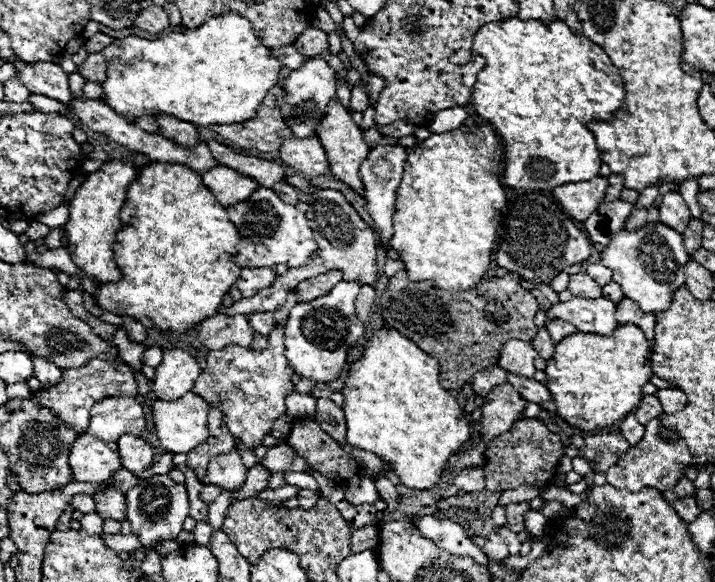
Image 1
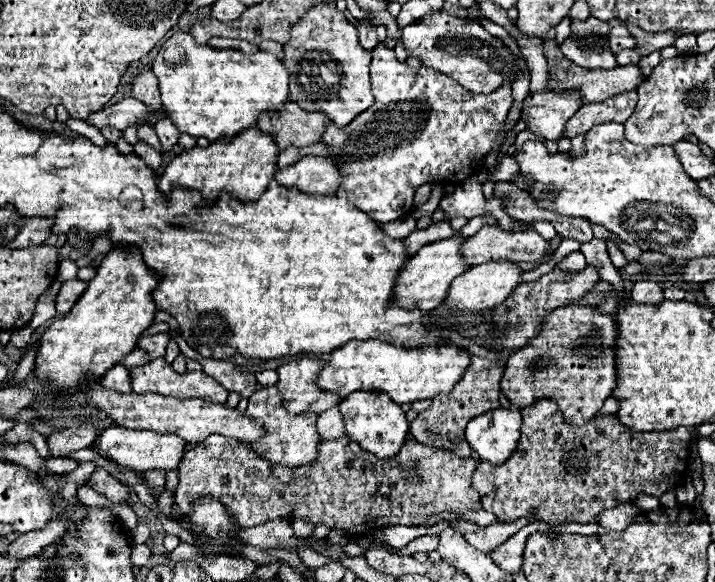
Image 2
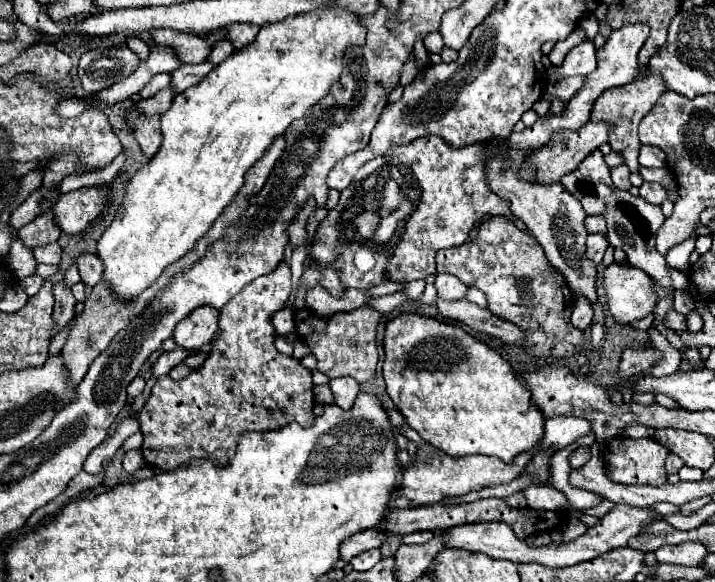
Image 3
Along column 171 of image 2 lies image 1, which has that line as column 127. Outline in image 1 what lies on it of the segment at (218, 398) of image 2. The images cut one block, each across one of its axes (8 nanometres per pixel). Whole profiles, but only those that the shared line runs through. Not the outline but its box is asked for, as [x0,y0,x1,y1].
[32,358,138,434]

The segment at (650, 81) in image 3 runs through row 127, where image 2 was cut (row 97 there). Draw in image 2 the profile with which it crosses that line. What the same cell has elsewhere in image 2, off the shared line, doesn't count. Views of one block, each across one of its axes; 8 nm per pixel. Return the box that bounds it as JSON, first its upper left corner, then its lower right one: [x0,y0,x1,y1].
[564,92,638,138]

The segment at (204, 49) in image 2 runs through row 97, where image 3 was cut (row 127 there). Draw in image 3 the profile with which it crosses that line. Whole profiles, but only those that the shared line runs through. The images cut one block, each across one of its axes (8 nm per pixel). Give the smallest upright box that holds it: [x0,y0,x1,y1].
[98,8,366,302]

